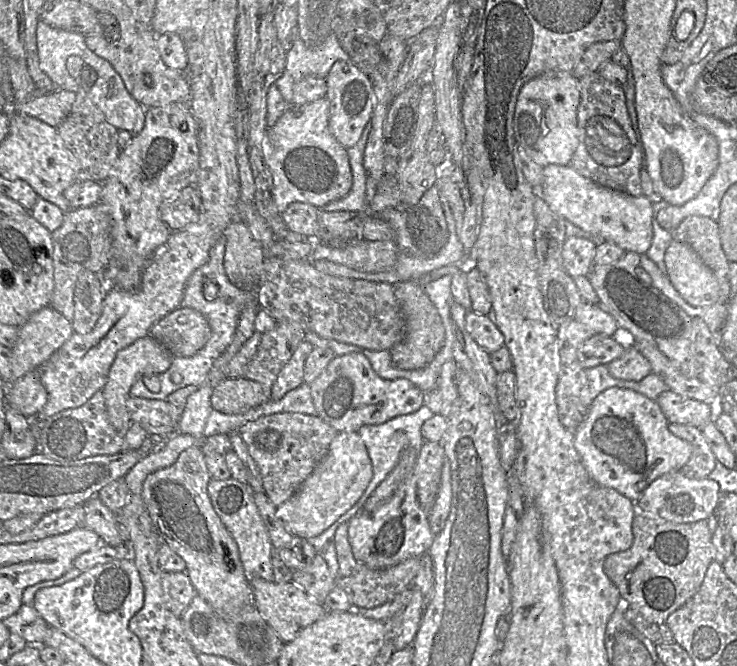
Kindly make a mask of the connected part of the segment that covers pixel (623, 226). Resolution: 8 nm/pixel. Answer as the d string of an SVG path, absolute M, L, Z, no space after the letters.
M550 164L543 168L540 197L550 209L582 230L617 244L625 251L646 253L653 238L653 203L644 195L632 196L602 186L568 166Z

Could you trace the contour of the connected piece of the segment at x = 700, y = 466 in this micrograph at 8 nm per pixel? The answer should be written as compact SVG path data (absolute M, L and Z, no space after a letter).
M668 424L668 430L674 436L688 442L692 446L692 454L688 462L680 469L680 473L690 479L706 479L717 463L707 440L700 428L691 425Z

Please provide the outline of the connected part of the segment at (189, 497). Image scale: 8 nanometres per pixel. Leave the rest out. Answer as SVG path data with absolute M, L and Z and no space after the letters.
M199 446L184 450L173 465L147 476L140 496L161 542L166 543L186 562L185 572L197 594L221 616L233 617L253 603L252 588L241 563L237 543L215 512L209 498L207 487L212 478L205 458Z

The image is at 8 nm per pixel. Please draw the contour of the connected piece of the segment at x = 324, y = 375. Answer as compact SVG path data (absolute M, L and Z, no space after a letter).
M361 353L335 355L309 387L317 415L337 432L357 432L364 425L382 424L396 416L413 413L424 404L424 394L414 384L404 378L387 380L379 377Z

